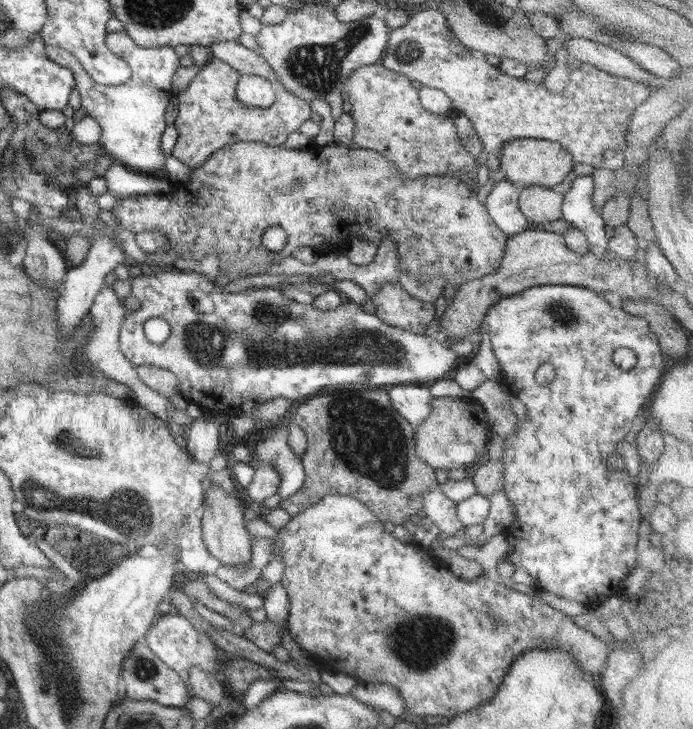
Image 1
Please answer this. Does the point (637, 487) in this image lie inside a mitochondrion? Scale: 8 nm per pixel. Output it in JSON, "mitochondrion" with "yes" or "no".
{"mitochondrion":"no"}

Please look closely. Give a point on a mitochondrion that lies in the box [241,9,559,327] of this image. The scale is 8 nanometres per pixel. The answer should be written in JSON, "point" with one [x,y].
{"point":[317,68]}

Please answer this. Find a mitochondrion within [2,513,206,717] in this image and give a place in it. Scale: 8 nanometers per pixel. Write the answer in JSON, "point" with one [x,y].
{"point":[47,678]}

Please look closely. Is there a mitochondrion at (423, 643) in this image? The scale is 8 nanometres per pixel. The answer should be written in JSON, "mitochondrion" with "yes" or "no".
{"mitochondrion":"yes"}

